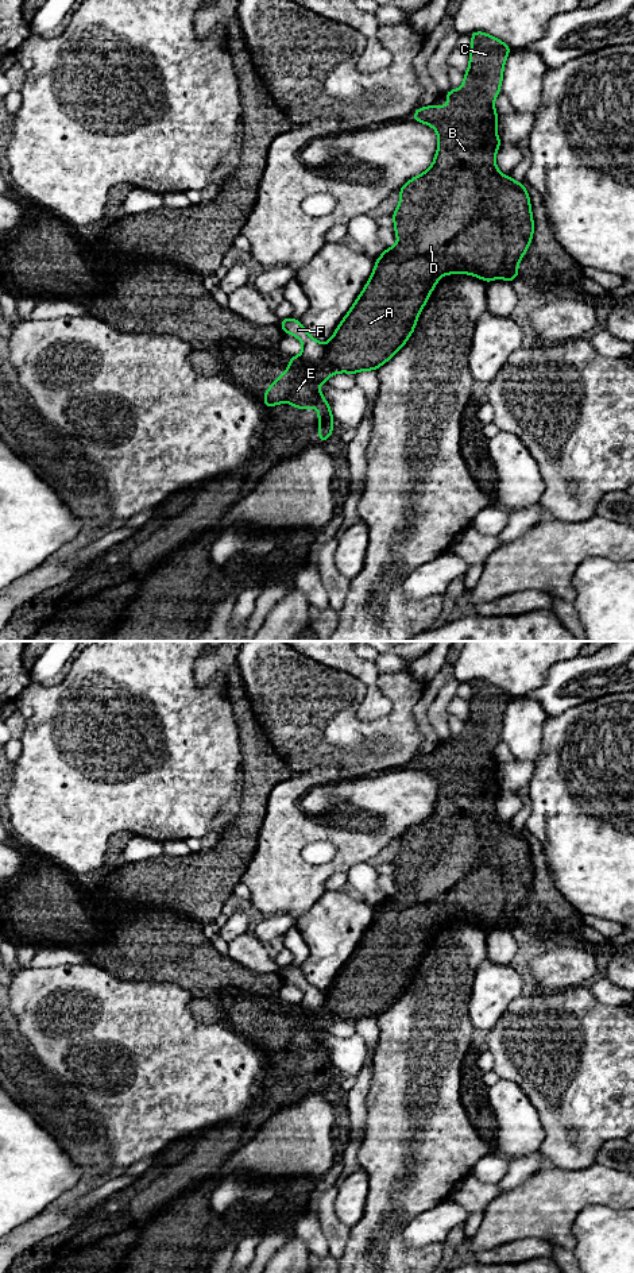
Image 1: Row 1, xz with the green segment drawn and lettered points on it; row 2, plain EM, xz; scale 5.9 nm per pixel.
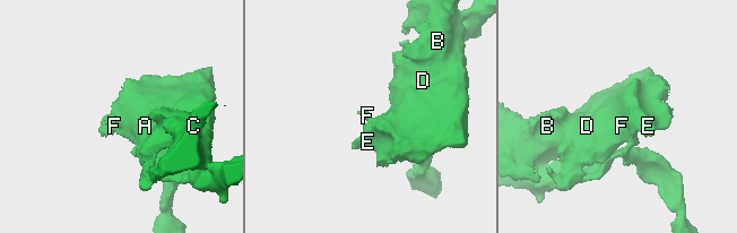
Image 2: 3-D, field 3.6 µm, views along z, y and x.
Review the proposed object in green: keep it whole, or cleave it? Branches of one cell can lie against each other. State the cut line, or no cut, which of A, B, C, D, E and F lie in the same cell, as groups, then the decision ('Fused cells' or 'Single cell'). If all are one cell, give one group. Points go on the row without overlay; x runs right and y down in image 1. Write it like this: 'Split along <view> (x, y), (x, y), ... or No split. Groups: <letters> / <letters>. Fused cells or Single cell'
Split along xz (300, 1003), (319, 1014), (327, 1010). Groups: A B C D E / F. Fused cells

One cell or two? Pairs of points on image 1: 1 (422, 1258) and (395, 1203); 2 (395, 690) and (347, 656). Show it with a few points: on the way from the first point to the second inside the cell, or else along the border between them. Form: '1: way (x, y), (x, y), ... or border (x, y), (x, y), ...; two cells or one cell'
1: way (406, 1253), (395, 1242), (395, 1219); one cell
2: border (378, 674), (378, 689), (391, 705); two cells

